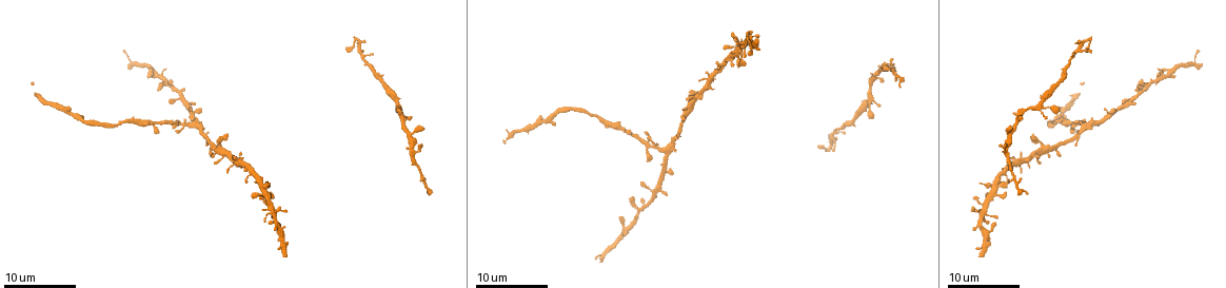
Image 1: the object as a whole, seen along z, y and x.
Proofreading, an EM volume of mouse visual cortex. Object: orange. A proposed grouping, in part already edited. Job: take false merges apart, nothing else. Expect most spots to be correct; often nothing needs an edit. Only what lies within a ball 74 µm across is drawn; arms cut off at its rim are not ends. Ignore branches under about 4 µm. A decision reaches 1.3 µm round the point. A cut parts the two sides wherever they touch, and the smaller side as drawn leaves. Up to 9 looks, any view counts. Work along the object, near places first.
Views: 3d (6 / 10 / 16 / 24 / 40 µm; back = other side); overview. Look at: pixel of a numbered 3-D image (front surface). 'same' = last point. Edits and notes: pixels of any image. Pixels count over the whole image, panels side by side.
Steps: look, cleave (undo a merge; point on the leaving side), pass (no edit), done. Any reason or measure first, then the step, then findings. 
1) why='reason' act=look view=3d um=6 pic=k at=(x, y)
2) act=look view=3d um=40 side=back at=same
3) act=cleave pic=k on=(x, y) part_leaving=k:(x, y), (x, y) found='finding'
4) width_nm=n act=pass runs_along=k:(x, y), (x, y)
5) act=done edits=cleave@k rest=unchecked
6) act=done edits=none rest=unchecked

act=look view=3d um=10 pic=1 at=(887, 68)

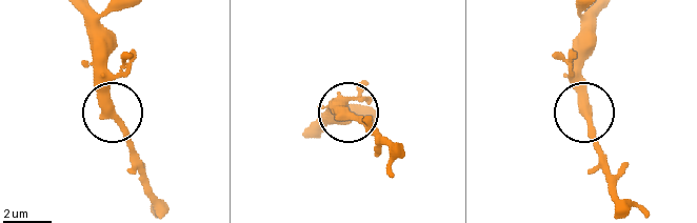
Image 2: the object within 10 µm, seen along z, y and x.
act=look view=3d um=10 side=back pic=2 at=(585, 109)

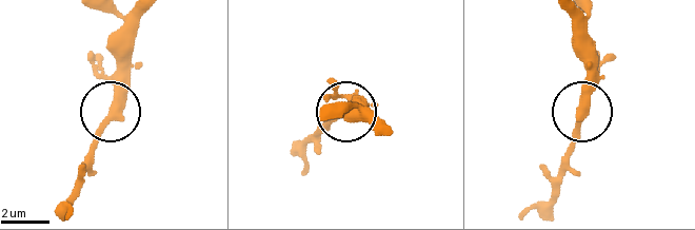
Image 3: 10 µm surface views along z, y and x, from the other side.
act=pass found='all the same cell'

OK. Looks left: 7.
act=look view=3d um=10 pic=1 at=(361, 44)

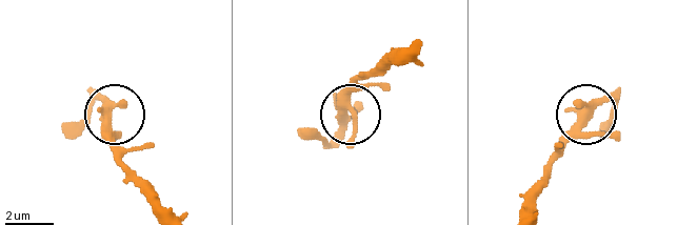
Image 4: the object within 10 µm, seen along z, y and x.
why='zoom in' act=look view=3d um=6 pic=4 at=(105, 111)

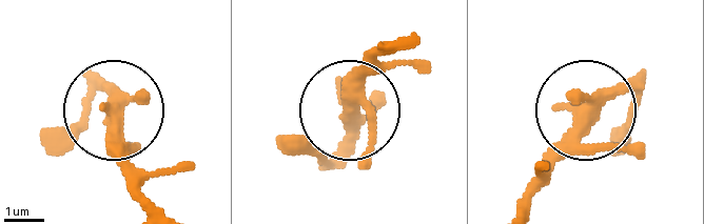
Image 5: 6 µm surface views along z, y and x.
width_nm=320 act=pass found='one cell here'

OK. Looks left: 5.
why='four arms meet' act=look view=3d um=10 pic=1 at=(1042, 102)

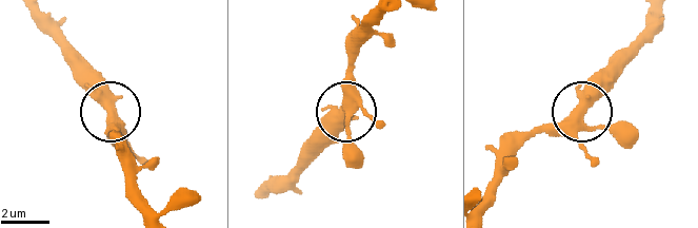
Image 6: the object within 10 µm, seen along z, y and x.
why='closer look' act=look view=3d um=6 pic=6 at=(348, 108)

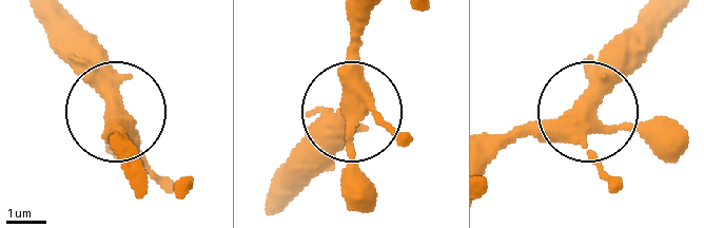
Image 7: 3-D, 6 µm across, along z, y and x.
width_nm=430 act=pass found='all the same cell'

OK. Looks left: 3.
why='arms run side by side' act=look view=3d um=16 pic=1 at=(633, 222)

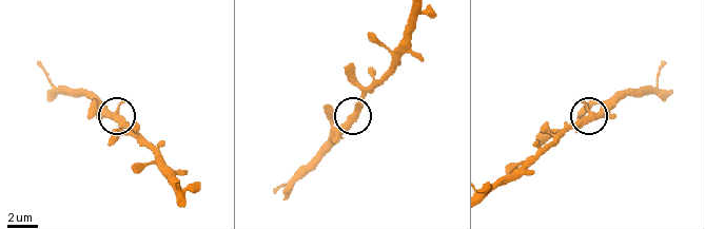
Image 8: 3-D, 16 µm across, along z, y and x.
act=pass runs_along=8:(417, 17), (407, 51), (357, 111), (320, 148) found='continuous, no second cell'

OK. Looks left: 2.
act=done edits=none rest=unchecked

